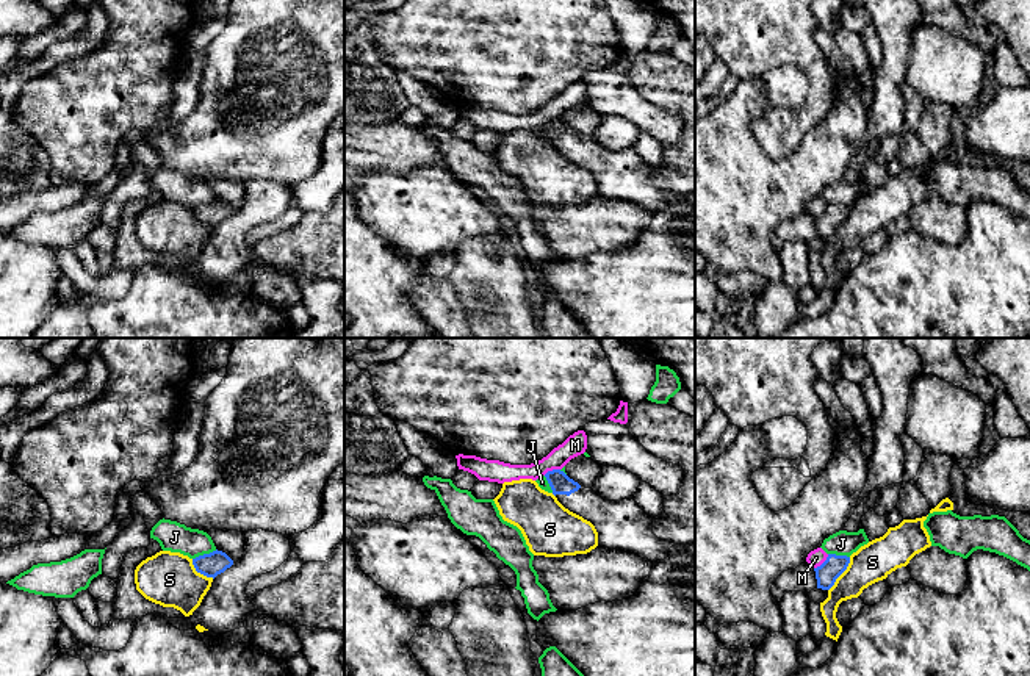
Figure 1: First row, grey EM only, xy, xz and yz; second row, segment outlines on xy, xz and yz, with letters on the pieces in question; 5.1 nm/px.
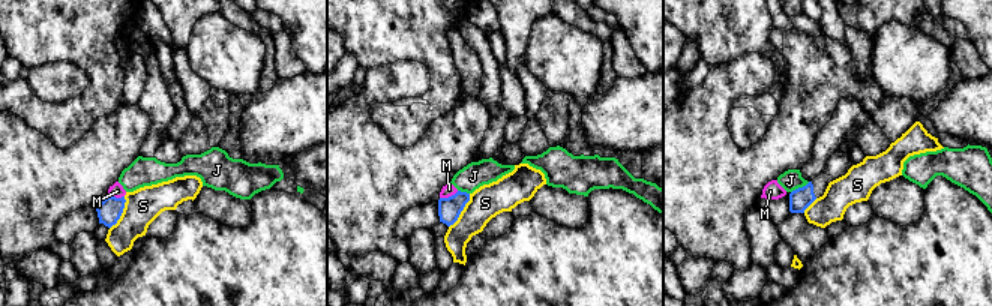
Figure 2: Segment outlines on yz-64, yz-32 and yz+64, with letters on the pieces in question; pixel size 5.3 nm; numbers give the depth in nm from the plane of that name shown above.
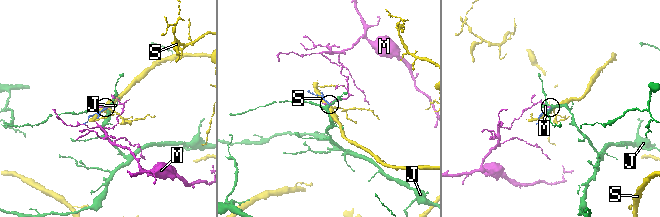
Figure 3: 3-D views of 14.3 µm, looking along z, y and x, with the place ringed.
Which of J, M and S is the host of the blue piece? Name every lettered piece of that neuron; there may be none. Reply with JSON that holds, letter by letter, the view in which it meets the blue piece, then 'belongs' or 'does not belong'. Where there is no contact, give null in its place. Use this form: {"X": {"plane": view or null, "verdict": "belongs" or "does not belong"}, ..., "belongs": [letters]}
{"J": {"plane": "xy", "verdict": "does not belong"}, "M": {"plane": "yz", "verdict": "does not belong"}, "S": {"plane": "yz", "verdict": "does not belong"}, "belongs": []}

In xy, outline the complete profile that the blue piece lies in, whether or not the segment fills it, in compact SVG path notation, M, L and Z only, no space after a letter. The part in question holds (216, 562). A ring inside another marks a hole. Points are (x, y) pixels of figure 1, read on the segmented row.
M213 551L210 554L193 559L193 565L197 573L207 577L216 577L233 565L233 560L222 551Z

